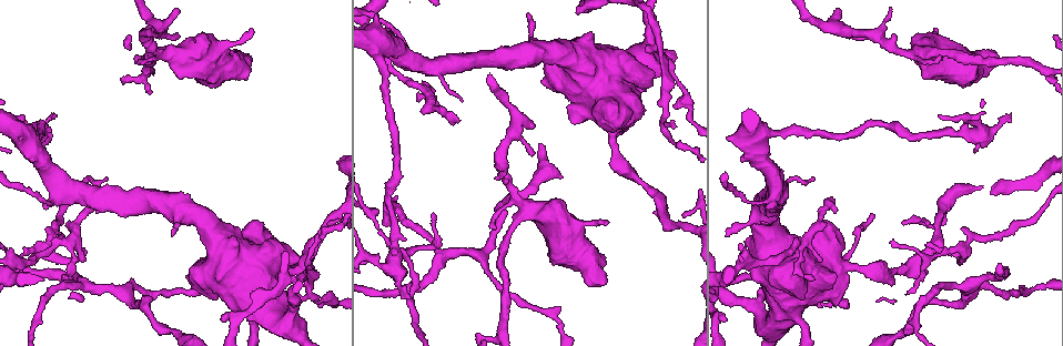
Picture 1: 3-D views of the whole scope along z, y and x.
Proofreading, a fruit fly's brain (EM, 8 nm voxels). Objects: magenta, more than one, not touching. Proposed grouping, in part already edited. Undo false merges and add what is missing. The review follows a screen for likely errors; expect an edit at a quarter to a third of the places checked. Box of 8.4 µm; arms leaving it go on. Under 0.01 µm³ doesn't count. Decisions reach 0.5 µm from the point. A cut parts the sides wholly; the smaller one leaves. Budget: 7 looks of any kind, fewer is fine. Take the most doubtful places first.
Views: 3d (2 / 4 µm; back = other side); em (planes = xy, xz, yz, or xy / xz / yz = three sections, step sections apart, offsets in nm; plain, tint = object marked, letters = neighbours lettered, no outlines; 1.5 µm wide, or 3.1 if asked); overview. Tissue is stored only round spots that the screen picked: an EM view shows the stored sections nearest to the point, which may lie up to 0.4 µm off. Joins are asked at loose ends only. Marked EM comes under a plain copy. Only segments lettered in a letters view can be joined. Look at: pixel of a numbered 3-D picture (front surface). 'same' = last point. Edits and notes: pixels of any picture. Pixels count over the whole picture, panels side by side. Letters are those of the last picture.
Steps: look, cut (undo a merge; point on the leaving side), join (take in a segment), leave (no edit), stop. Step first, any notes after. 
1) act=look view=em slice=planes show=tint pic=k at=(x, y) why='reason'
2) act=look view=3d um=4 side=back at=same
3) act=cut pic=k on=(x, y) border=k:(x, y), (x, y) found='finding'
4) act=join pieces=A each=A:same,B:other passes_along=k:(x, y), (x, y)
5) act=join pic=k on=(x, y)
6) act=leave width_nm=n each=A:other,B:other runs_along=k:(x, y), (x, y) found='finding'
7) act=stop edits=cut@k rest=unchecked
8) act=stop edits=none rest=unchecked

act=look view=em slice=planes show=letters pic=1 at=(941, 58) why='an open end'

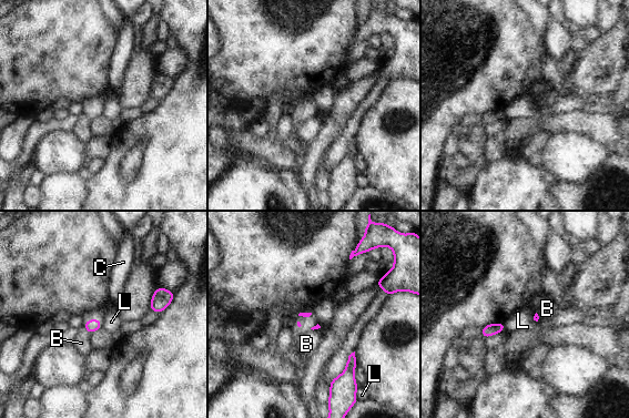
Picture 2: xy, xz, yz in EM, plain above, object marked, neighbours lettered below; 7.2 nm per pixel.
act=leave longest_contact=B:90nm each=B:other,C:other,L:other border=2:(82, 326), (89, 335) found='no lettered segment goes on from it'

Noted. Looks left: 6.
act=look view=3d um=4 side=back pic=1 at=(759, 310) why='looks like a crossing'

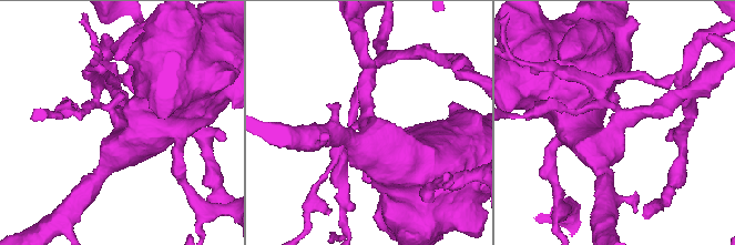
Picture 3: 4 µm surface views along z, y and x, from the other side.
act=look view=em slice=xz step=8 show=letters pic=3 at=(618, 125) arms=4

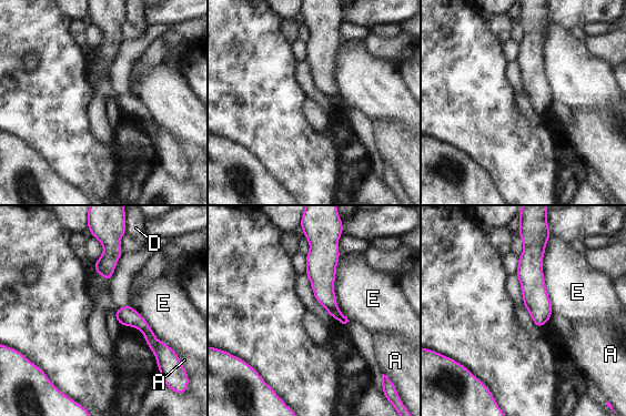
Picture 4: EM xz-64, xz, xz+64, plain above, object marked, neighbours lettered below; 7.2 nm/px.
act=look view=em slice=planes show=letters at=same why='cut it another way'

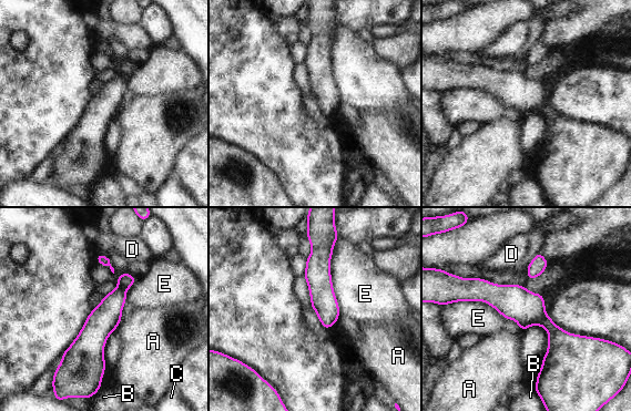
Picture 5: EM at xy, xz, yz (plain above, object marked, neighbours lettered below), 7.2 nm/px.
act=cut pic=5 on=(125, 280) each=A:other,B:other,C:other,D:other,E:other border=5:(119, 285), (125, 289) found='two cells meet here'

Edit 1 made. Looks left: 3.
act=look view=overview

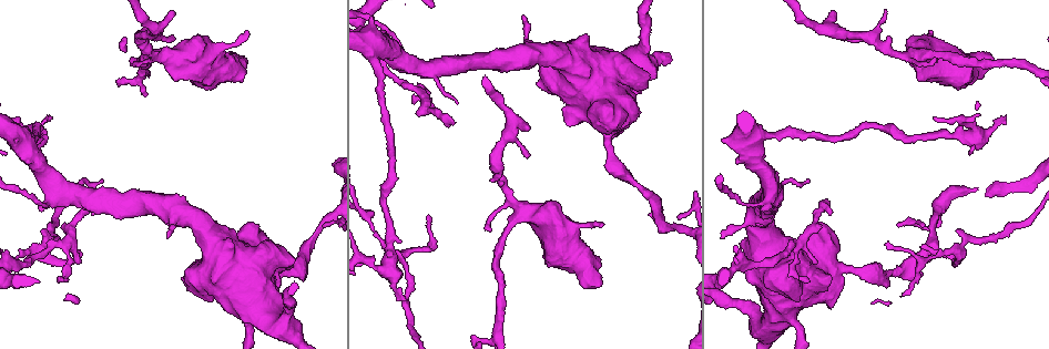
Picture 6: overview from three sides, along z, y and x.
act=look view=em slice=xy step=8 show=tint pic=6 at=(452, 119) why='branch stops here'

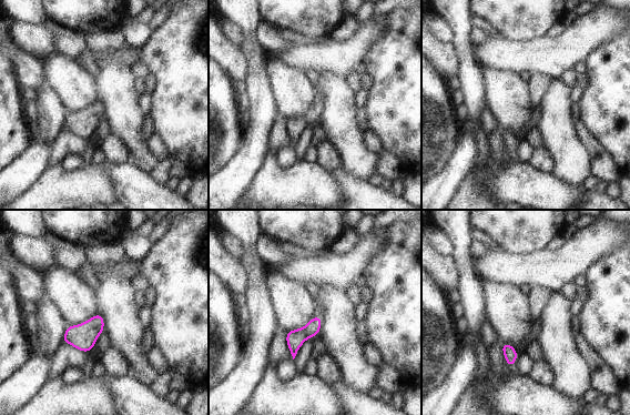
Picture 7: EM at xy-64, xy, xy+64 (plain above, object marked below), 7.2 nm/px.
act=look view=em slice=planes show=letters at=same why='another direction'

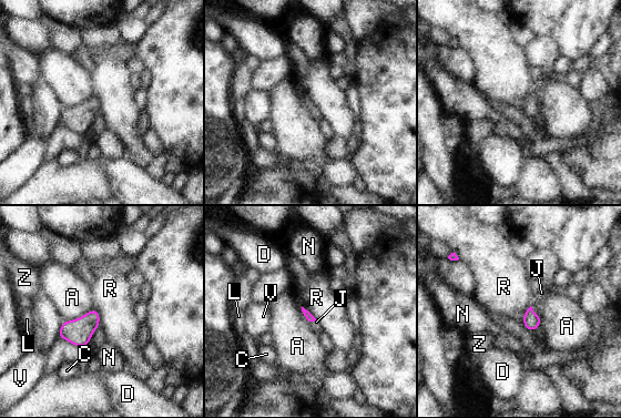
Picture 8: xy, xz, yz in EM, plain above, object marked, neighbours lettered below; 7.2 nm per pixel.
act=join pieces=J each=A:other,C:other,D:other,J:same,L:other,N:other,R:other,V:other,Z:other passes_along=8:(531, 320), (532, 311), (541, 293) found='the cell continues'

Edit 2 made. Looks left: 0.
act=stop edits=cut@5,join@8 rest=unchecked

